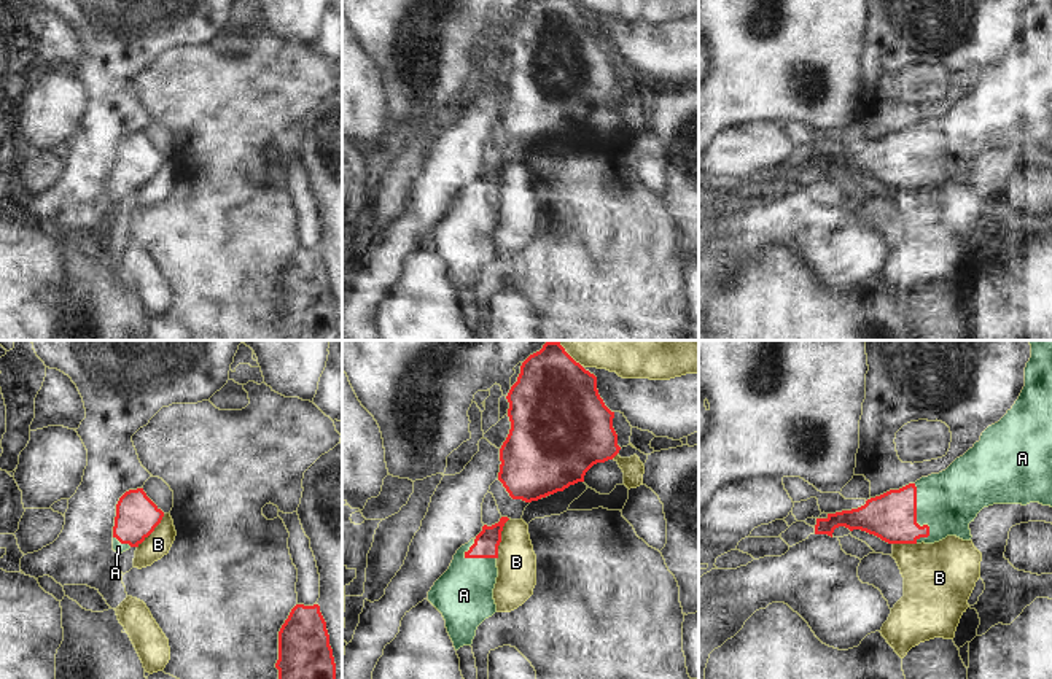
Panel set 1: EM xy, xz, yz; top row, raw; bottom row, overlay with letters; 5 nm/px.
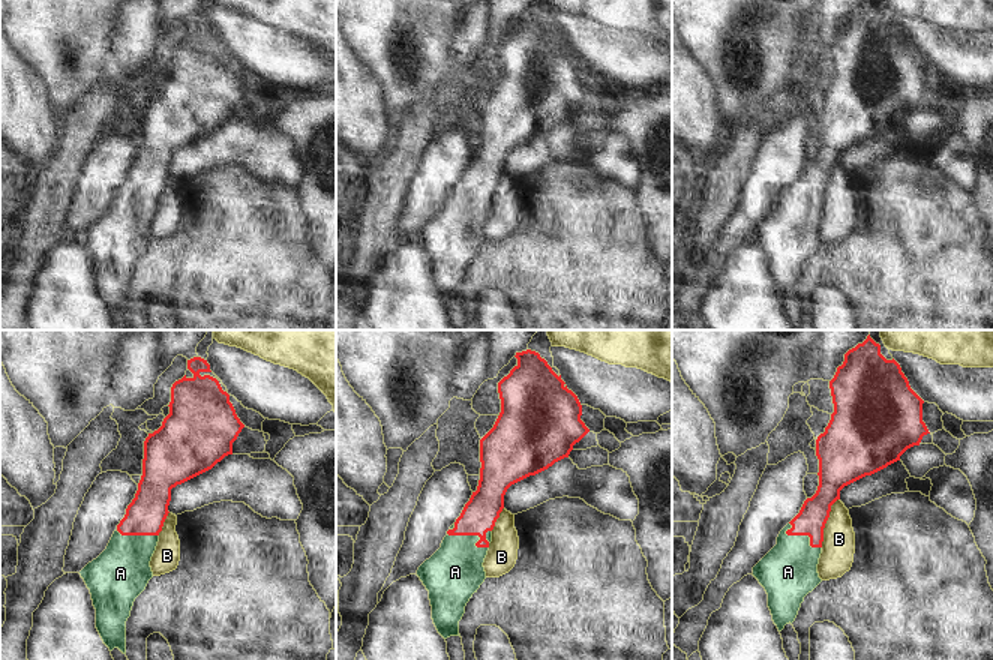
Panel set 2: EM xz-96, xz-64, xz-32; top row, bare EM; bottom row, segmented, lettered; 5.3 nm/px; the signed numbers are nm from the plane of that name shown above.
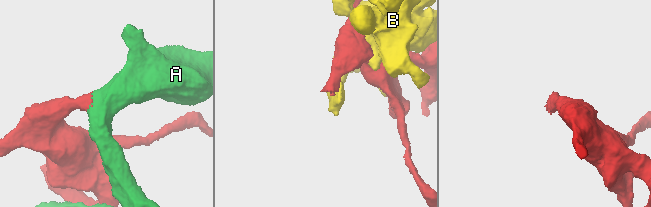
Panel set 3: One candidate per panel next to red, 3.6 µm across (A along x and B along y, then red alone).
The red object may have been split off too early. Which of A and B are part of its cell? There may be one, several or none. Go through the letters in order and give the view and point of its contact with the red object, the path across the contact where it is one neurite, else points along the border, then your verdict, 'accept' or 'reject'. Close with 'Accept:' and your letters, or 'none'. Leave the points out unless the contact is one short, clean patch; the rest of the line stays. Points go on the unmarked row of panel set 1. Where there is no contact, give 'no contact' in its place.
A: yz (915, 162) | across yz (892, 161), (915, 162), (922, 156), (949, 145) | accept
B: xz (500, 183) | reject
Accept: A

